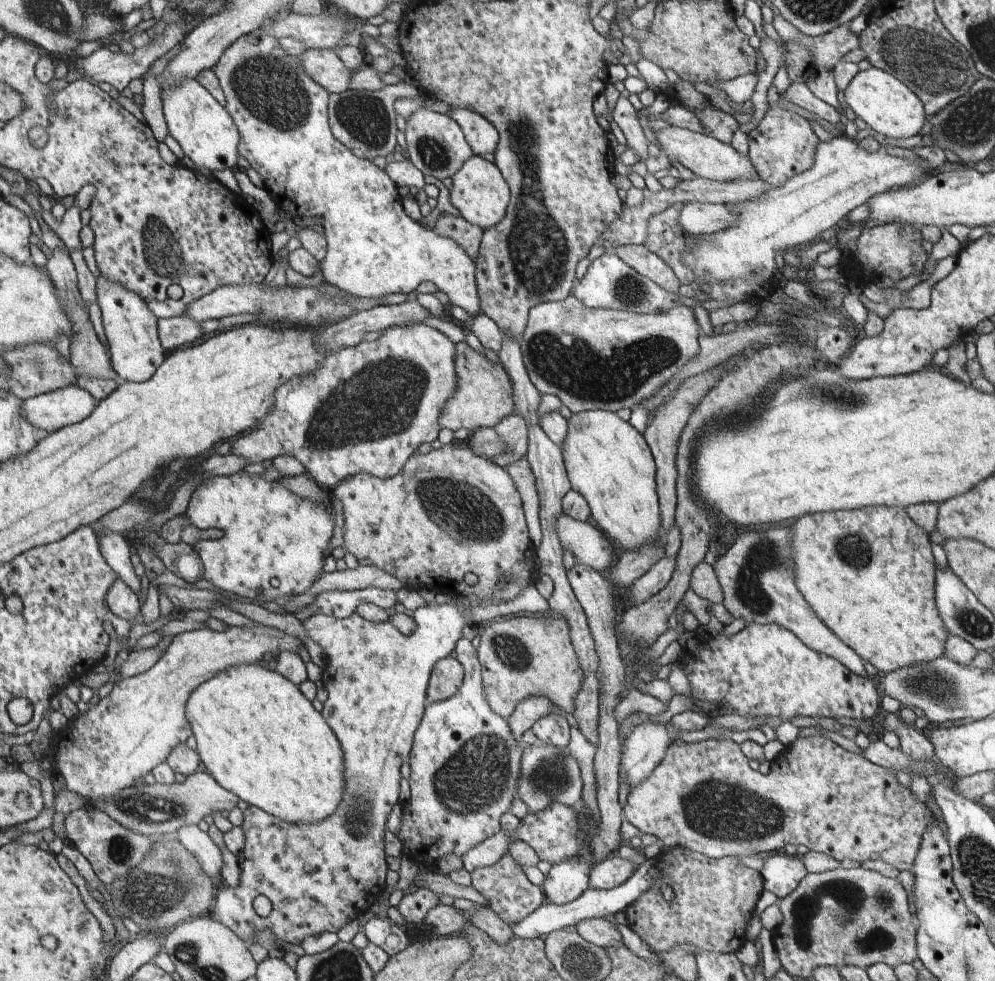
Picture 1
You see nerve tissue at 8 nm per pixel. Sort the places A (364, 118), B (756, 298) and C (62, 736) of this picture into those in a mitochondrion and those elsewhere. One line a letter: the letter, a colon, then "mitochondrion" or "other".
A: mitochondrion
B: other
C: other

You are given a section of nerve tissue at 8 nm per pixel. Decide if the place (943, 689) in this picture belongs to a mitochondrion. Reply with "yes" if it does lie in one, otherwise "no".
yes

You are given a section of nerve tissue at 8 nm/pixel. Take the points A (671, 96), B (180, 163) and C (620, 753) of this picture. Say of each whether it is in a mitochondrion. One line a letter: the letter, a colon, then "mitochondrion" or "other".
A: other
B: other
C: other

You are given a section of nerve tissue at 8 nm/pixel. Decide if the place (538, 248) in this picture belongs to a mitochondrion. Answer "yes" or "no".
yes

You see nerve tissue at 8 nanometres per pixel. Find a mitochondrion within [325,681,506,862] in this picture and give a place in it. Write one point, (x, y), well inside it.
(357, 817)

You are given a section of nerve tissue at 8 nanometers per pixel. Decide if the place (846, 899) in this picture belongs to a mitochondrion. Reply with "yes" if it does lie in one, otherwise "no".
yes

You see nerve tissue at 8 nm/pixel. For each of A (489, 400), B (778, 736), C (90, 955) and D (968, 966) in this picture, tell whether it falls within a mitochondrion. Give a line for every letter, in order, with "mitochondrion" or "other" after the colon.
A: other
B: other
C: other
D: mitochondrion

